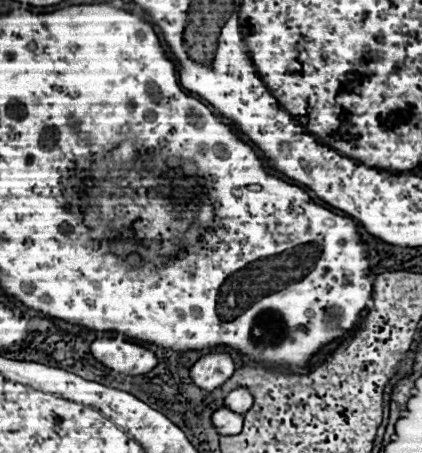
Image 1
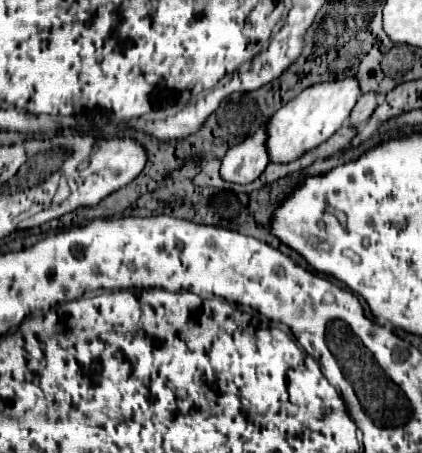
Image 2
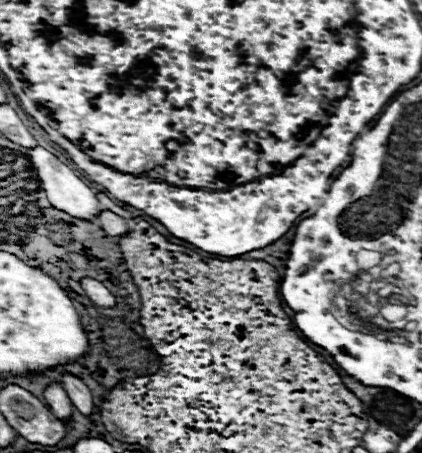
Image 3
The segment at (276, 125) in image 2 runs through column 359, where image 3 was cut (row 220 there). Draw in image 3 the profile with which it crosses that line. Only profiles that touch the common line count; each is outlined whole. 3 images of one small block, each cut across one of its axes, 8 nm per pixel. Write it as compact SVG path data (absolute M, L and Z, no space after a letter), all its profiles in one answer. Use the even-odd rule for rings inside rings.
M34 148L34 150L28 150L26 152L40 182L42 182L42 188L50 200L50 204L74 218L80 218L80 220L88 220L88 222L96 222L98 220L98 214L102 214L102 204L98 202L98 198L94 196L94 192L74 174L74 170L70 166L66 166L64 162L60 162L54 154L50 154L48 150L44 148Z

